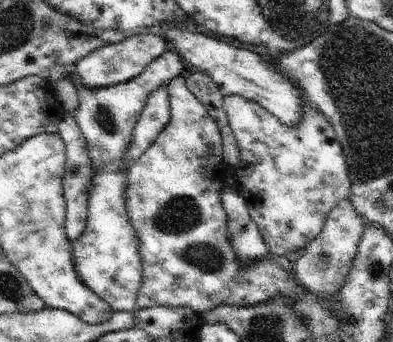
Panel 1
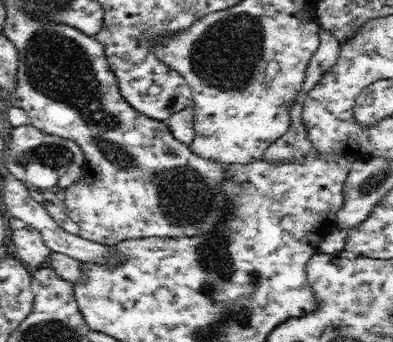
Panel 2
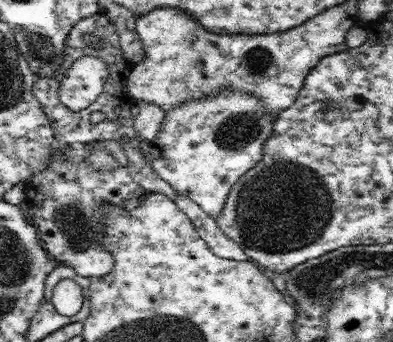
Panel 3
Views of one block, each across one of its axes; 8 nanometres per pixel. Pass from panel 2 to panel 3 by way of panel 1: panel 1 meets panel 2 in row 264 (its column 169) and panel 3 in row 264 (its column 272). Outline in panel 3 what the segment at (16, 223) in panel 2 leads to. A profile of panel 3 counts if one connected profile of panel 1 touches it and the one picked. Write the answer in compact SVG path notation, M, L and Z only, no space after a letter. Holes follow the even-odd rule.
M100 140L100 146L118 156L120 166L116 166L112 172L94 170L84 162L86 152L90 150L88 142L64 148L52 144L48 166L24 182L34 228L38 224L38 238L44 240L46 250L54 254L62 266L72 266L72 270L82 278L104 278L116 266L114 256L104 248L106 242L102 242L106 238L106 222L102 220L106 204L114 204L114 208L122 208L126 214L132 214L150 194L138 186L128 172L128 158L122 142Z

